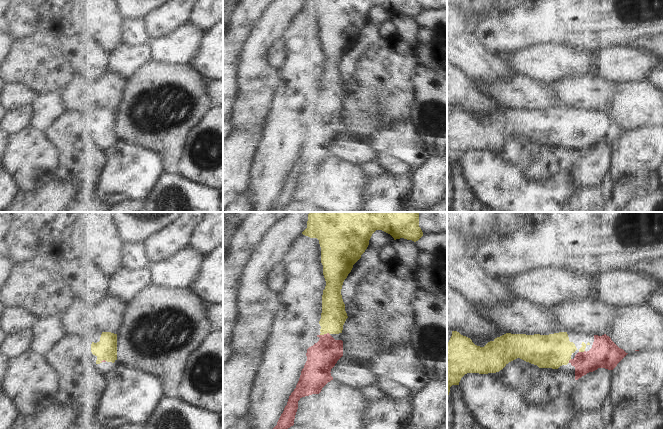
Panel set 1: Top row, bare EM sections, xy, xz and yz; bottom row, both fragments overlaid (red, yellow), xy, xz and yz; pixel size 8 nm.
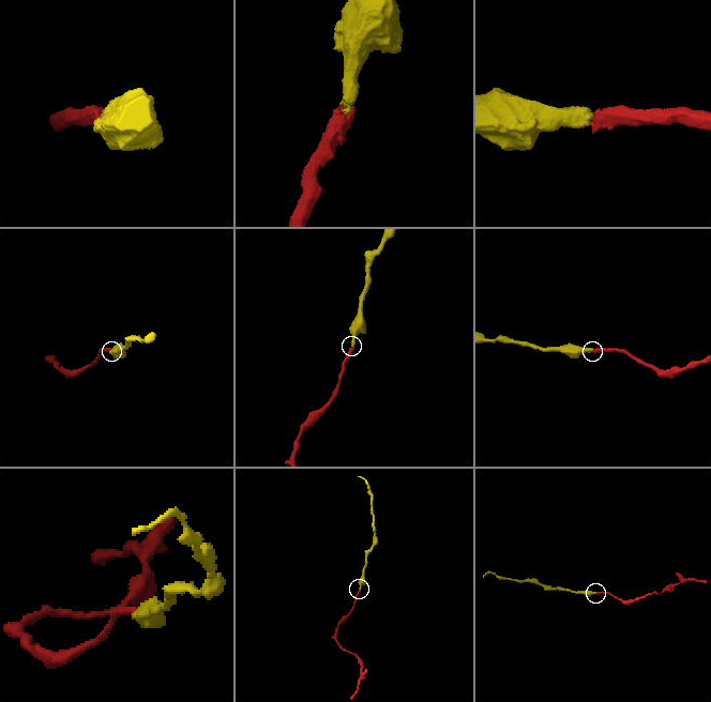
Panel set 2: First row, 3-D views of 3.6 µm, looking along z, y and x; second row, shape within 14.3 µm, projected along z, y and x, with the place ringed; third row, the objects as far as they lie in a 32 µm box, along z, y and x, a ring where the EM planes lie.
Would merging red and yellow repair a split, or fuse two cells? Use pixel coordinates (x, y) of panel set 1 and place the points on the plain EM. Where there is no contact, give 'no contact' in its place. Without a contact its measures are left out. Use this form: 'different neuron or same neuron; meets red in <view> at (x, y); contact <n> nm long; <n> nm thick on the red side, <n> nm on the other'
same neuron; meets red in xz at (324, 110); contact 80 nm long; 240 nm thick on the red side, 200 nm on the other

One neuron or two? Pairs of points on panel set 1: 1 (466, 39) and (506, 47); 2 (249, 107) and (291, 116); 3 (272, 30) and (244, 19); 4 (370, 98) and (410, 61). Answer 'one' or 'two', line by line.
1: two
2: two
3: two
4: one

